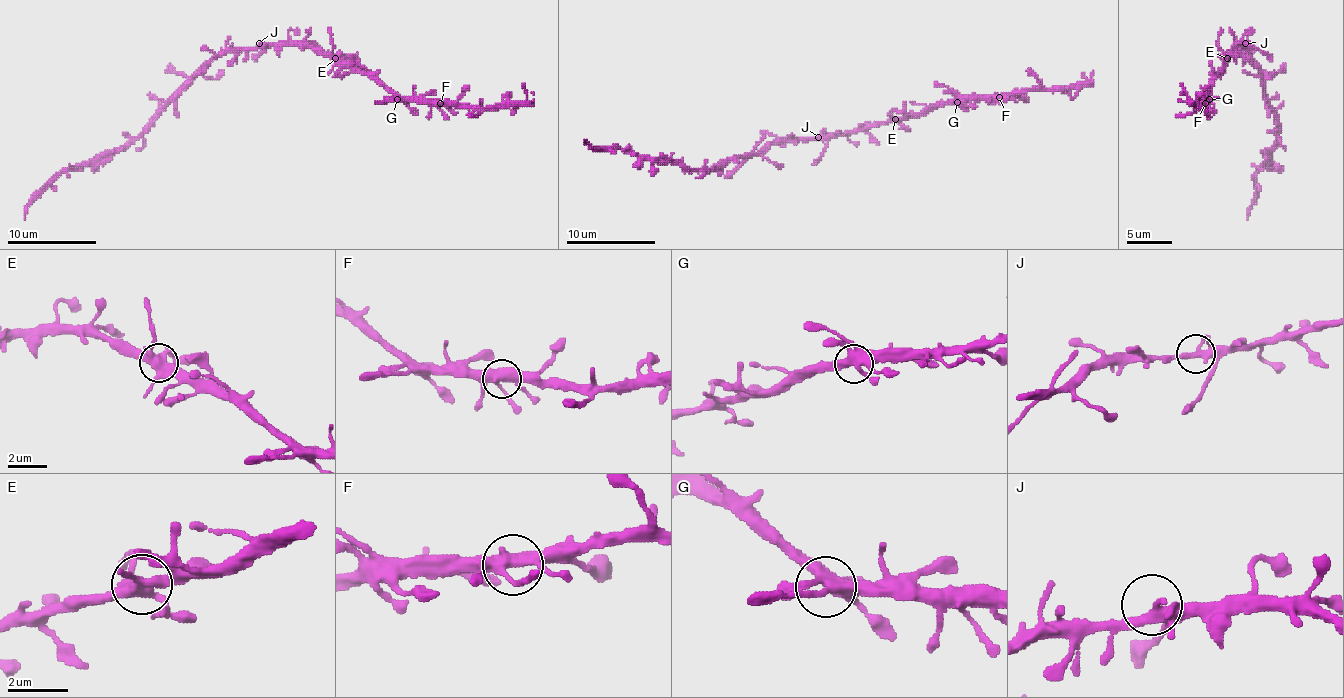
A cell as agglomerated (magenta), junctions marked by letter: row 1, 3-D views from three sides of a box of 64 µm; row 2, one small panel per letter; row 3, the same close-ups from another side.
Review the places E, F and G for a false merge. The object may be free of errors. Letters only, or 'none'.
none

